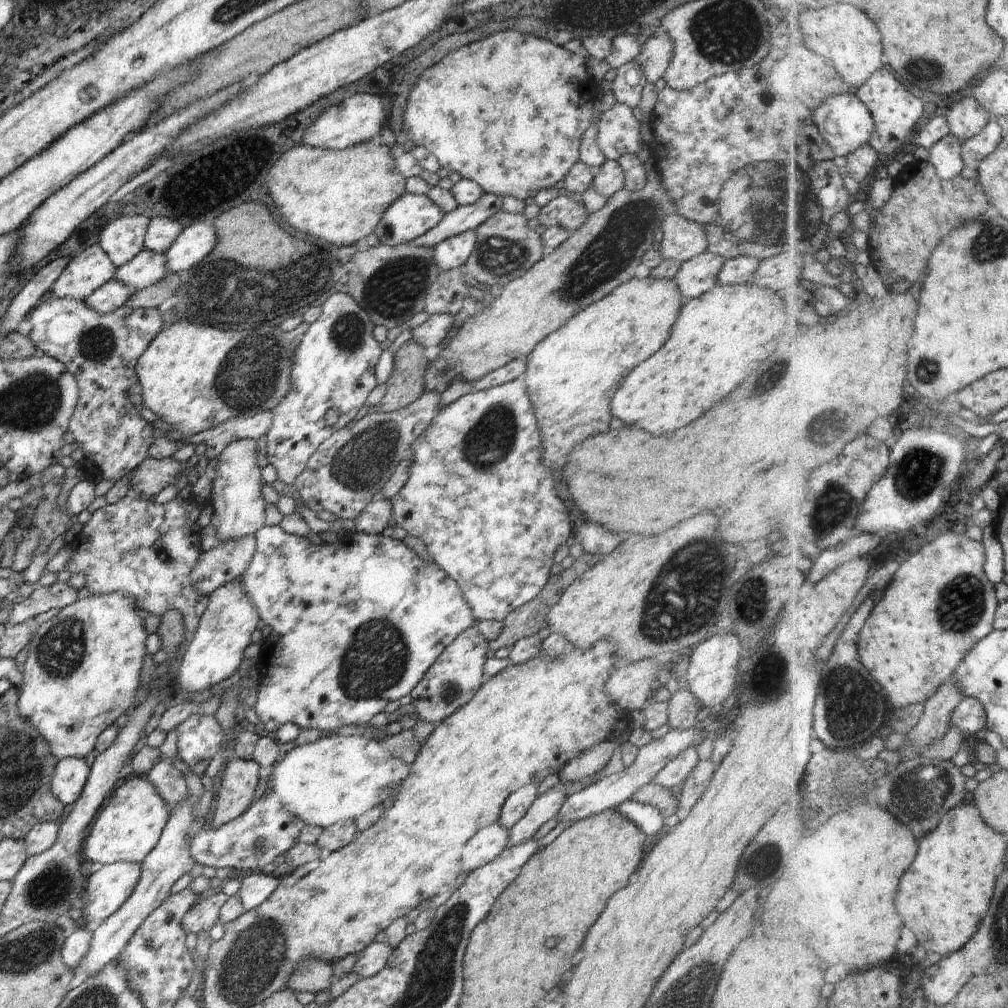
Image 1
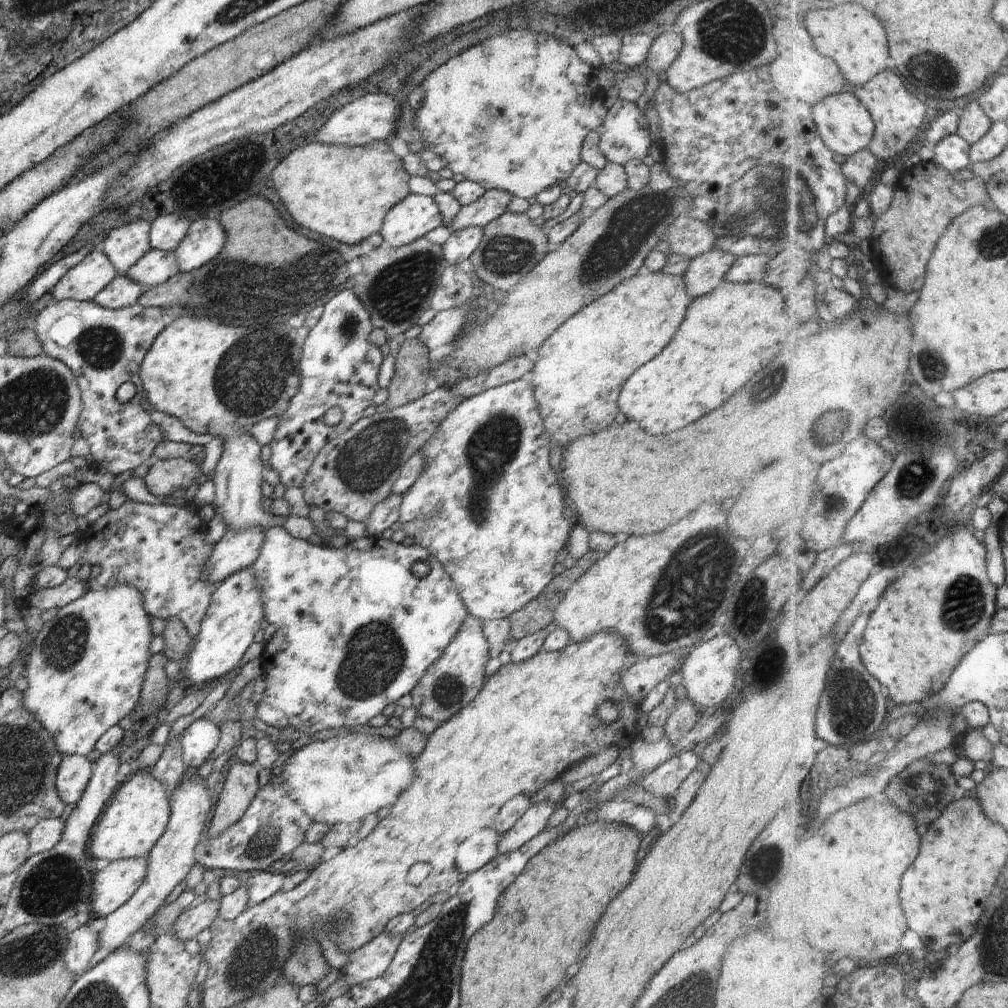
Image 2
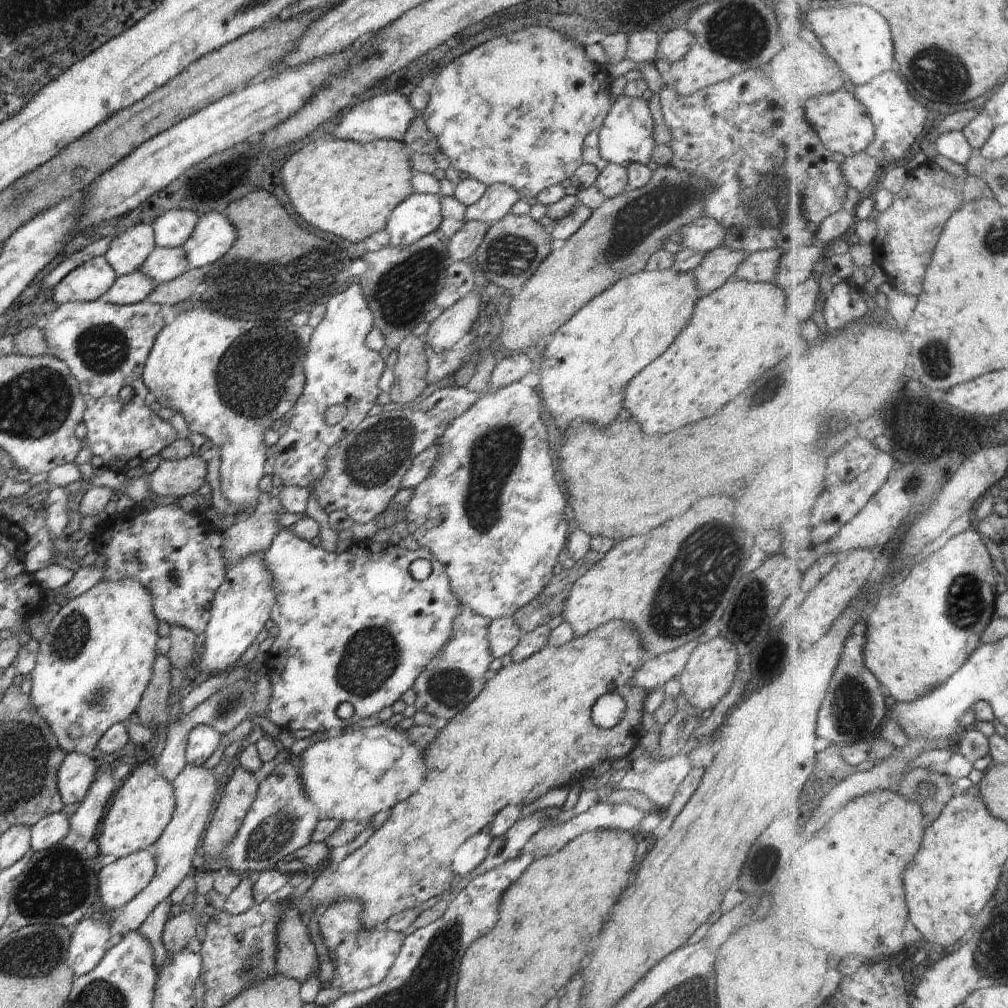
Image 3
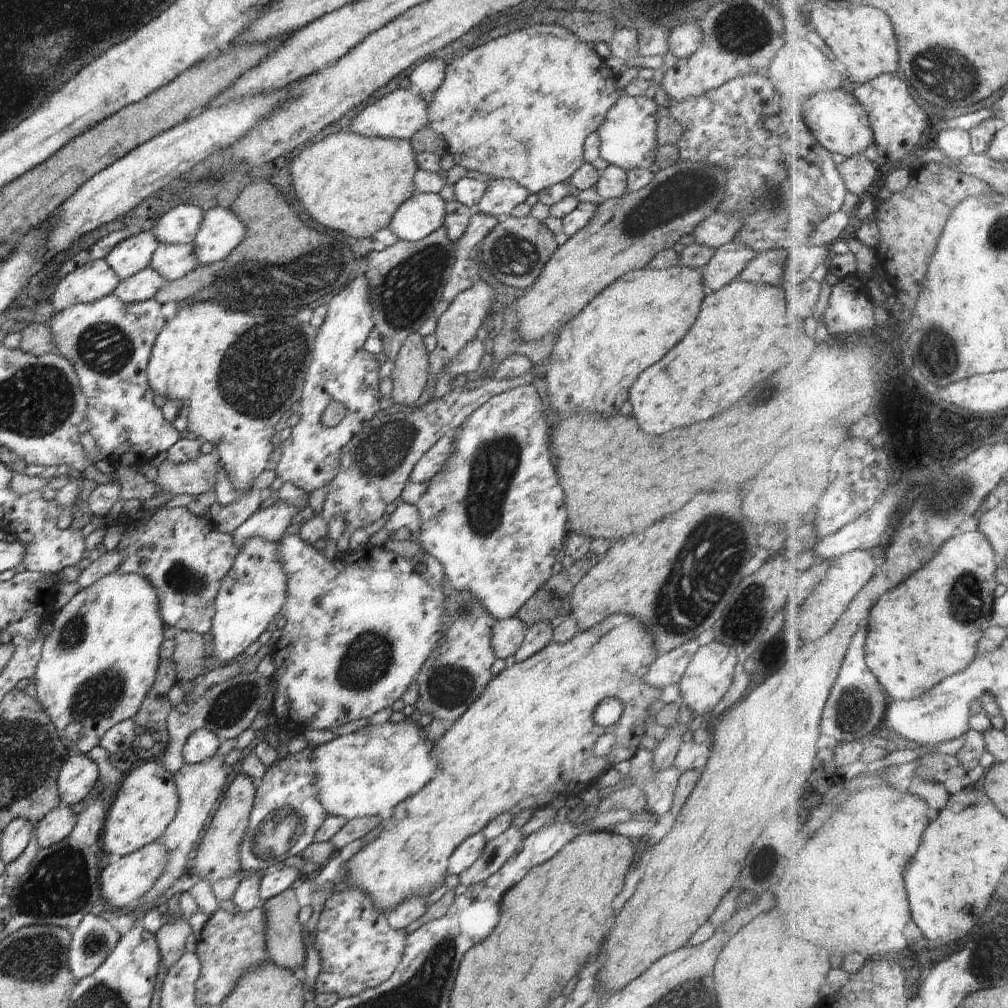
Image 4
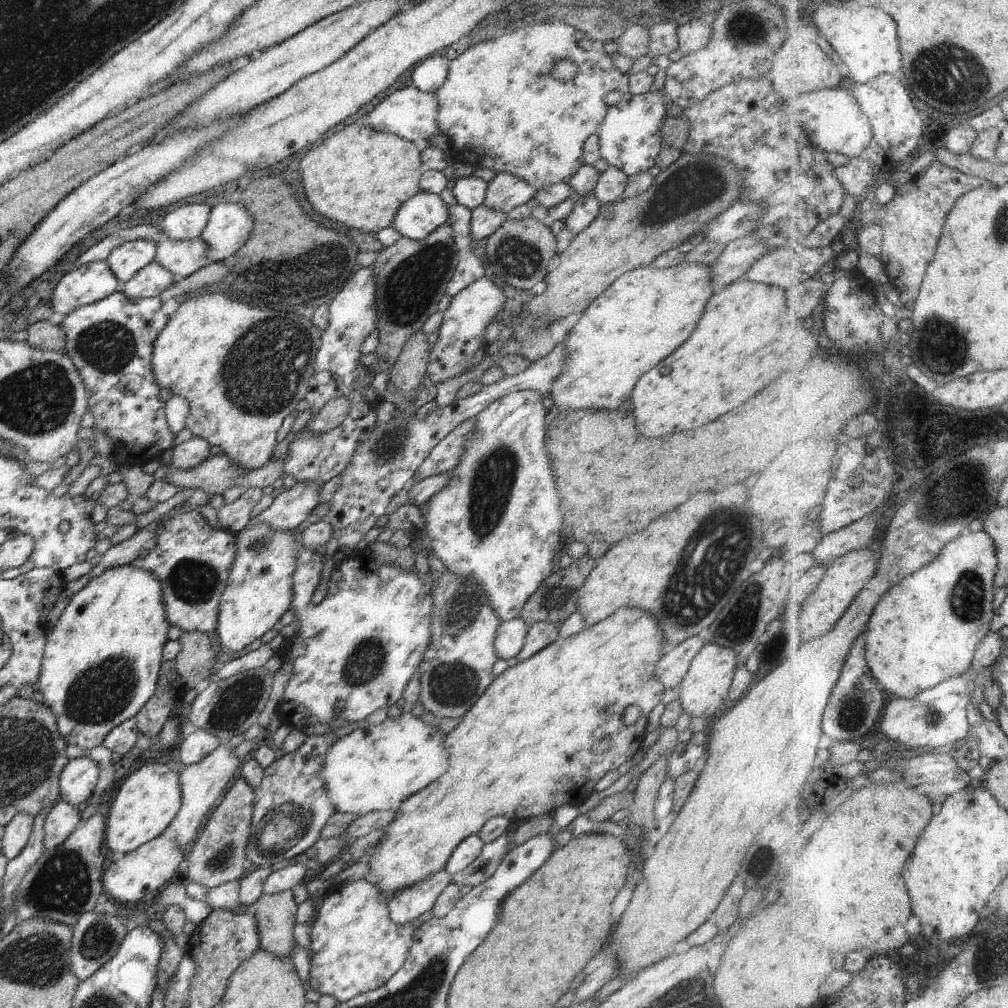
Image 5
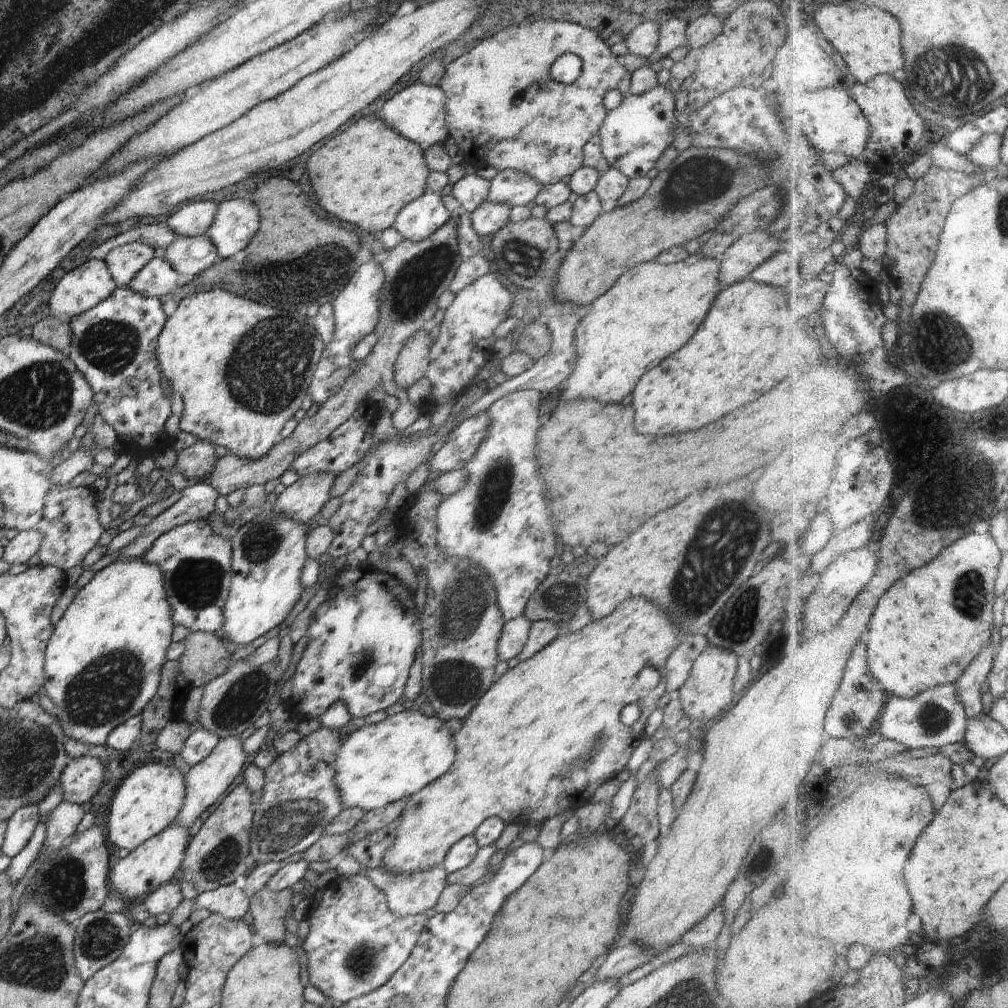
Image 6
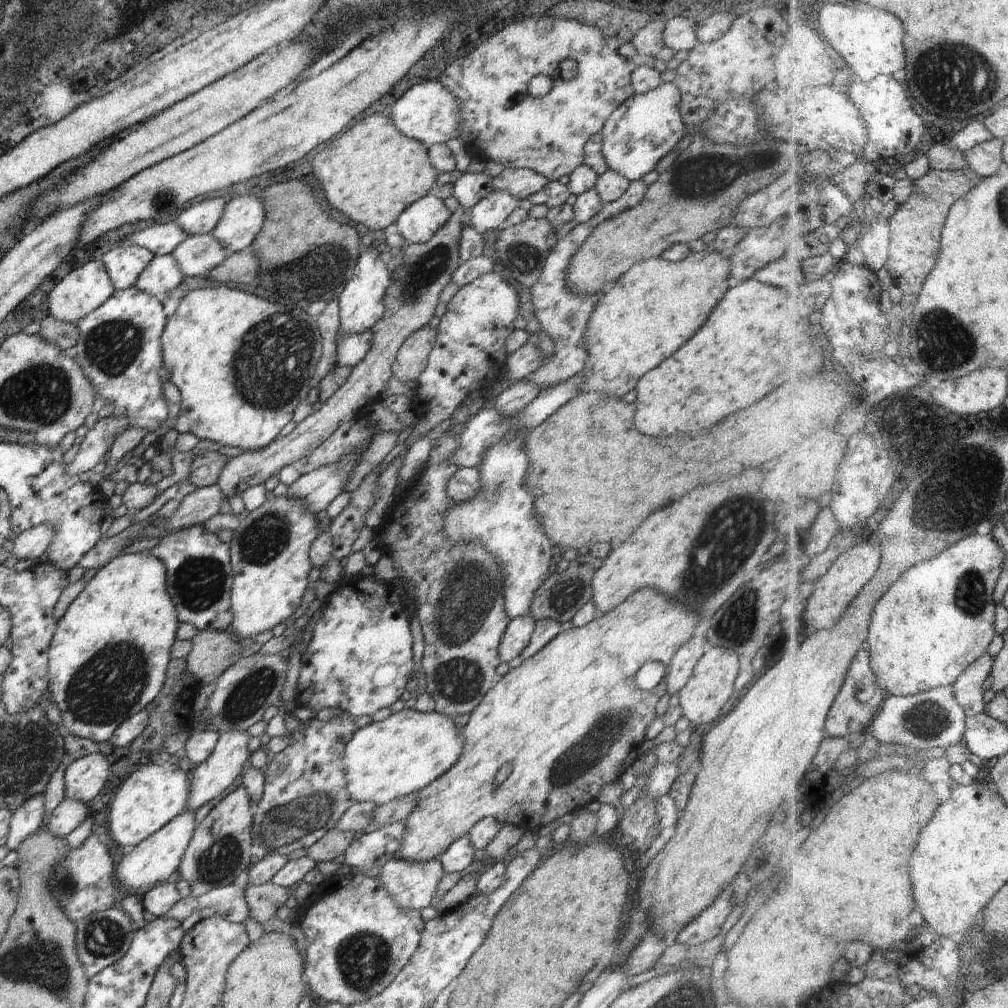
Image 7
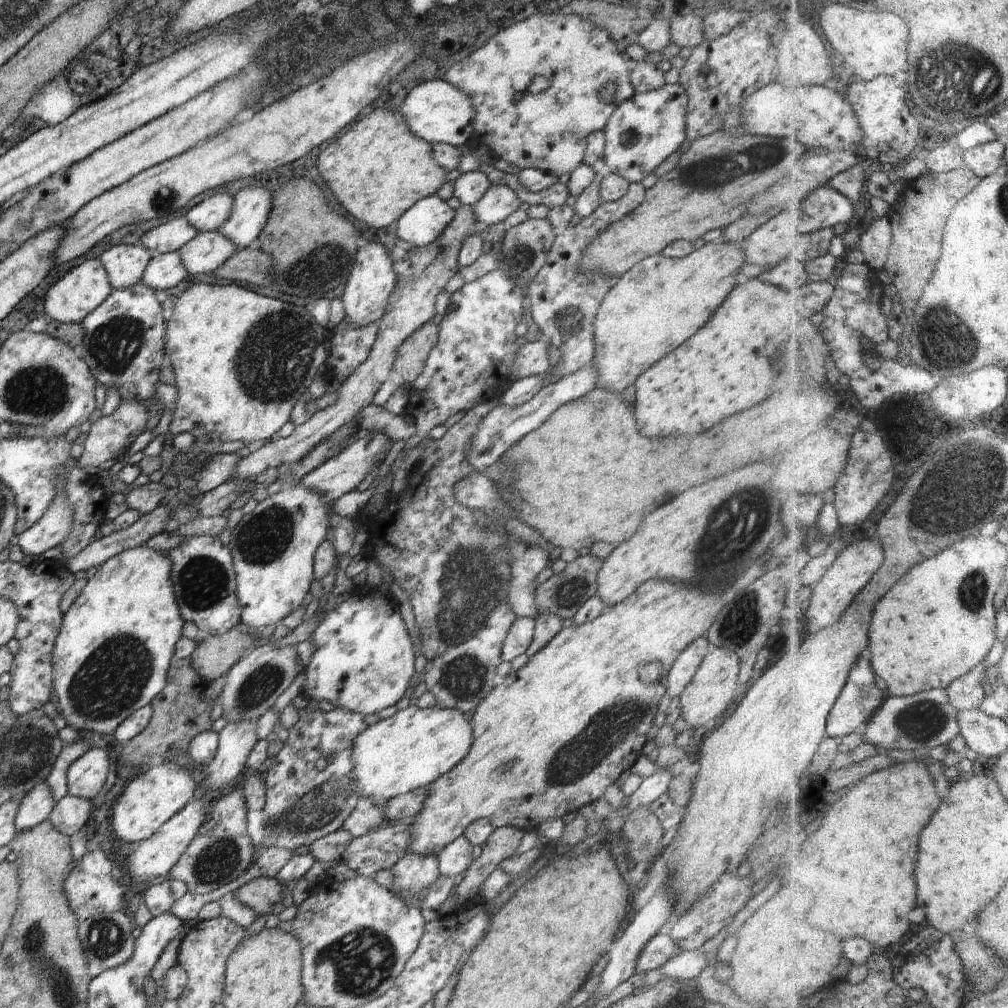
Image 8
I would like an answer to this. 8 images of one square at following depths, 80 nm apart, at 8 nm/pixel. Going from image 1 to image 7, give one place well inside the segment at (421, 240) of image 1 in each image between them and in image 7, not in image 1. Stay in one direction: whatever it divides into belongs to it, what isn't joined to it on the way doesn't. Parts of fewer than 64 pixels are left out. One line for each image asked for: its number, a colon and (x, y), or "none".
2: (493, 203)
3: (498, 199)
4: (501, 196)
5: (506, 191)
6: (516, 188)
7: (521, 183)

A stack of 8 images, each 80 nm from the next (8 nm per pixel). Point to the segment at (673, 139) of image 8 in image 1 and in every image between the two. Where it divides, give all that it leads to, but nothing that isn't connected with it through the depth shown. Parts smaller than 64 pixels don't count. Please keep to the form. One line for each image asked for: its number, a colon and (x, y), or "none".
1: (619, 132)
2: (624, 135)
3: (626, 137)
4: (627, 138)
5: (629, 137)
6: (634, 135)
7: (643, 129)

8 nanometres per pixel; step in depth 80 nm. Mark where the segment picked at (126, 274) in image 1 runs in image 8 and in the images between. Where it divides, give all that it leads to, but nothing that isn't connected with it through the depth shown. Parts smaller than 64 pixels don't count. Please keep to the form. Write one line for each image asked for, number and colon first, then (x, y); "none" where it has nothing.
2: (155, 267)
3: (163, 264)
4: (175, 261)
5: (183, 258)
6: (189, 256)
7: (198, 254)
8: (206, 252)

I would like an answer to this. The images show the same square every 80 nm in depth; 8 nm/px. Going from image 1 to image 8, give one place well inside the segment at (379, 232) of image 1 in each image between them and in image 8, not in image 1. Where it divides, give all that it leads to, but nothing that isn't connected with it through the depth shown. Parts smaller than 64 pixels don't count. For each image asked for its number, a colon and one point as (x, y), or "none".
2: (416, 216)
3: (419, 215)
4: (423, 213)
5: (422, 214)
6: (420, 218)
7: (420, 221)
8: (423, 223)

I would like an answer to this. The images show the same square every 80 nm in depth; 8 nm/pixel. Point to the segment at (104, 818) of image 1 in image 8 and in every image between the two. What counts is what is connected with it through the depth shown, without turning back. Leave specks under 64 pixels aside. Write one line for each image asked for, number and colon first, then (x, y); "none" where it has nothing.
2: (137, 814)
3: (143, 805)
4: (148, 800)
5: (147, 801)
6: (149, 799)
7: (149, 798)
8: (149, 801)

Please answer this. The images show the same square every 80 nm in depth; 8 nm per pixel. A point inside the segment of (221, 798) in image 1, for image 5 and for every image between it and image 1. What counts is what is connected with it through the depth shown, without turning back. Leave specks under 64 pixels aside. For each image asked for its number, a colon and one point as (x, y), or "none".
2: (240, 787)
3: (239, 793)
4: (218, 857)
5: (219, 856)

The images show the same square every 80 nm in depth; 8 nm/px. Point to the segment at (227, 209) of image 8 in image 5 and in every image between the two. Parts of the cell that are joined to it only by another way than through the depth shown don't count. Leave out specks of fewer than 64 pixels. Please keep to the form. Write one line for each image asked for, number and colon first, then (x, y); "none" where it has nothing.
5: (186, 222)
6: (193, 219)
7: (201, 218)

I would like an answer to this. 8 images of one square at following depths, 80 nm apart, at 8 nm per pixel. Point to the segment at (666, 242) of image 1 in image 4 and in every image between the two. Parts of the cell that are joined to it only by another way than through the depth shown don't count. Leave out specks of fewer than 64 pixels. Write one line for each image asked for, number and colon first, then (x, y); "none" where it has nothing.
2: (690, 237)
3: (702, 235)
4: (720, 228)

